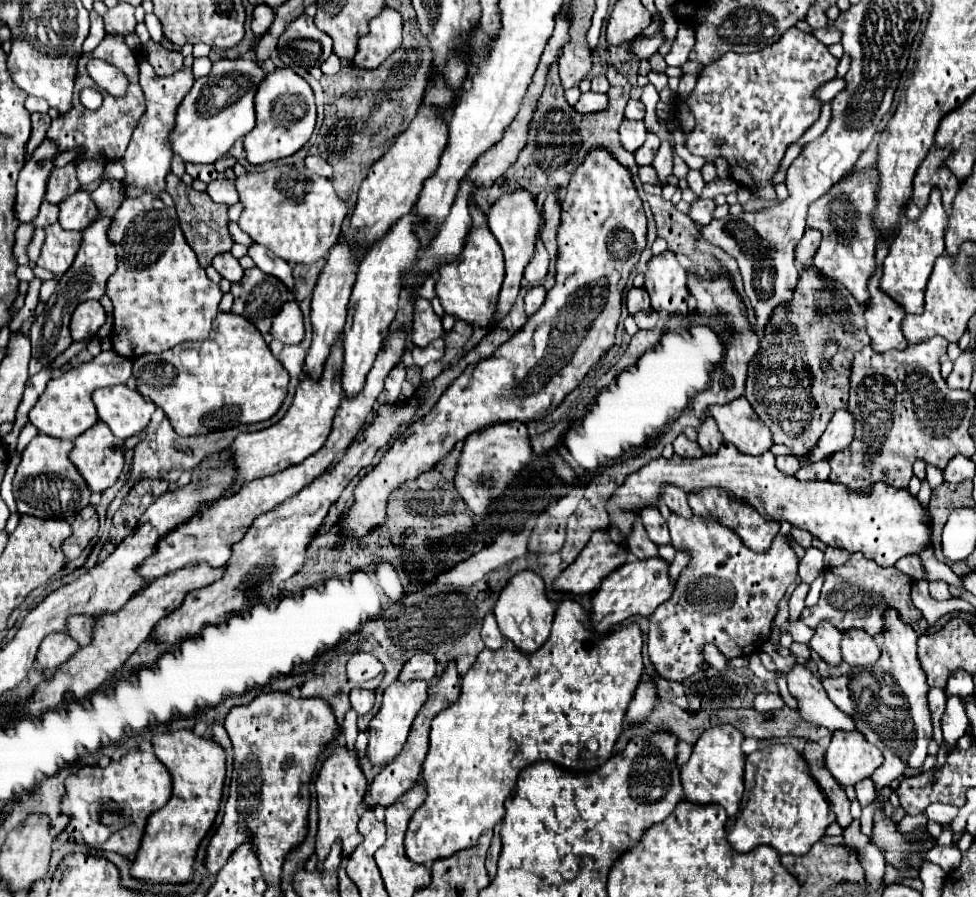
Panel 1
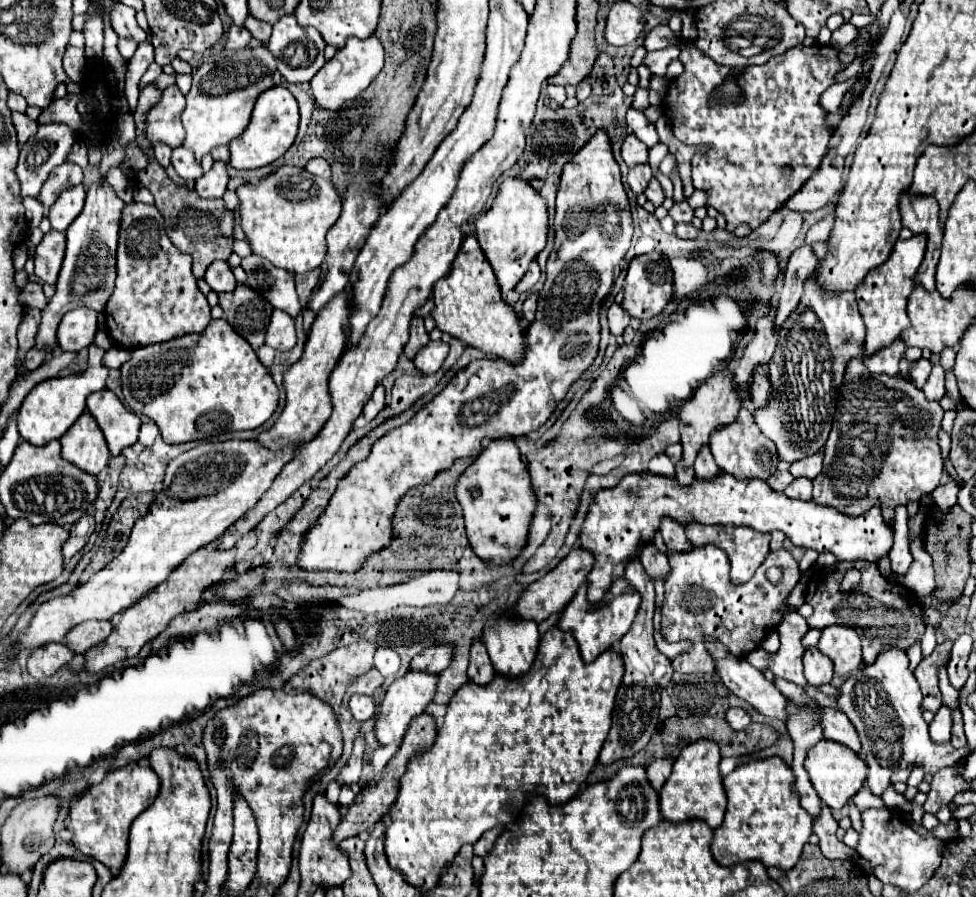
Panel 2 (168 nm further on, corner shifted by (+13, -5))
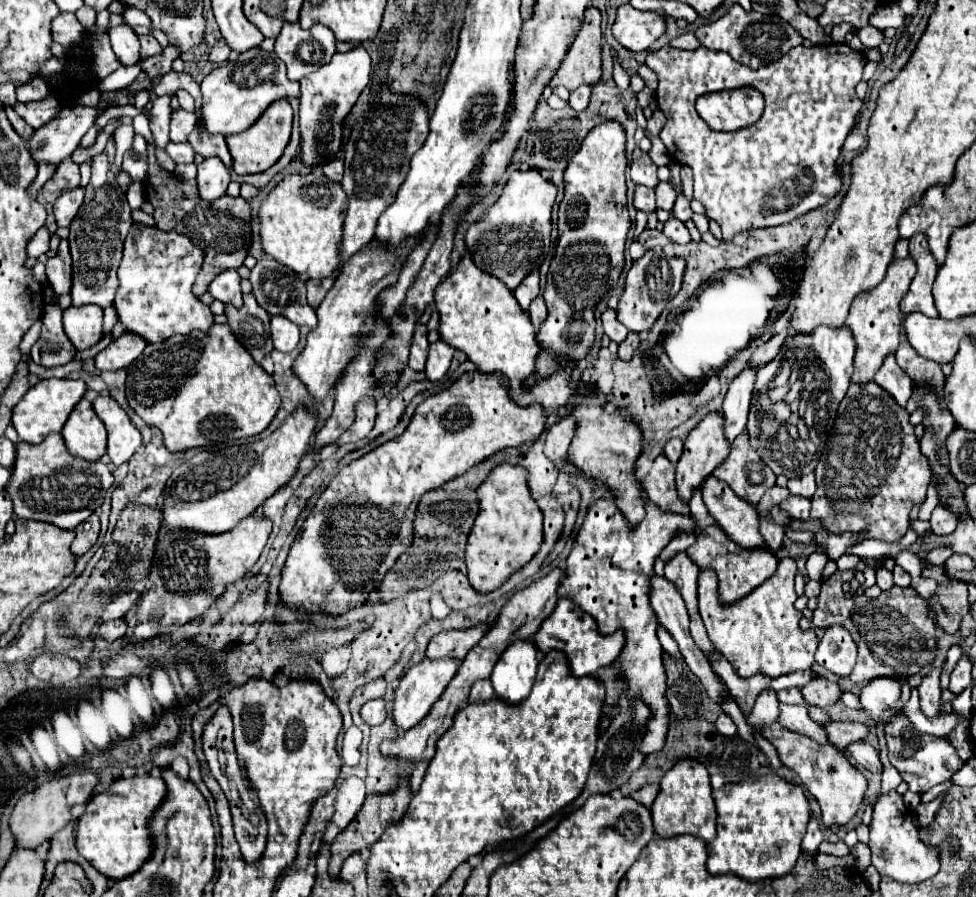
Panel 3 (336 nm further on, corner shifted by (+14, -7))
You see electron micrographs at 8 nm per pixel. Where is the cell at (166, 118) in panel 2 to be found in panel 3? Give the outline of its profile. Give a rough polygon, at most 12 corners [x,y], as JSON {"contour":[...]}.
{"contour":[[183,108],[171,112],[171,142],[187,142],[197,116]]}

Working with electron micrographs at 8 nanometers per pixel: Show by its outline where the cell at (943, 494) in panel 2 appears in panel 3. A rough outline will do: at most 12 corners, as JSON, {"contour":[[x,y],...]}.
{"contour":[[937,504],[931,516],[933,534],[951,534],[959,520]]}

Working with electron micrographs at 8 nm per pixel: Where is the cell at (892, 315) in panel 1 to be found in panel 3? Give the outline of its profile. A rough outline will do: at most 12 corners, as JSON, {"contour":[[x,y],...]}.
{"contour":[[889,354],[873,378],[901,406],[907,404],[913,380]]}

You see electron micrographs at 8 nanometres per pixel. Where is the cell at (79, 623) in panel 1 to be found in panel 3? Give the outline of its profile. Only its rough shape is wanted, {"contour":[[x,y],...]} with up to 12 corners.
{"contour":[[123,618],[101,622],[99,638],[115,642],[125,636]]}

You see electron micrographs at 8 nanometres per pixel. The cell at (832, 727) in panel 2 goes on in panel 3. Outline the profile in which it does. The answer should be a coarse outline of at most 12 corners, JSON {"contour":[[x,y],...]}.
{"contour":[[865,740],[845,750],[857,764],[871,772],[881,770],[879,752]]}

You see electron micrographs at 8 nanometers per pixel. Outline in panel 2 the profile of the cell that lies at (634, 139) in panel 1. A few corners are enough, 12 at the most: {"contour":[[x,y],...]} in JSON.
{"contour":[[634,134],[622,144],[628,166],[648,162],[648,146]]}

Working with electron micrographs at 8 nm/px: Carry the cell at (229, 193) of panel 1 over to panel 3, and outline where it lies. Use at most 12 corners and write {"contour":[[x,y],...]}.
{"contour":[[221,158],[197,166],[197,186],[205,200],[217,200],[231,182]]}

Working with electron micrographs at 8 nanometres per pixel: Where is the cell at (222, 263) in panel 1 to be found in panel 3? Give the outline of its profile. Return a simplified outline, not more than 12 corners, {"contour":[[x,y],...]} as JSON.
{"contour":[[223,270],[209,286],[215,300],[241,306],[237,270]]}

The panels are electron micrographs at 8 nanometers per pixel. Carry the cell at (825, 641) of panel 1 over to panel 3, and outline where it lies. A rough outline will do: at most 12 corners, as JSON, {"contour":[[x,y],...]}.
{"contour":[[821,676],[801,692],[809,704],[833,706],[841,688]]}

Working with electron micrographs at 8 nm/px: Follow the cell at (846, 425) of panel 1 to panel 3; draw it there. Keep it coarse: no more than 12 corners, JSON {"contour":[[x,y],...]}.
{"contour":[[815,474],[791,478],[791,494],[811,498]]}

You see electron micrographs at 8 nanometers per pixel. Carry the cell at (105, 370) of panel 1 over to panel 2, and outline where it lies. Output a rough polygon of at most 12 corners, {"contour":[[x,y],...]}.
{"contour":[[88,348],[88,370],[36,384],[18,410],[20,436],[42,446],[106,388],[104,350]]}

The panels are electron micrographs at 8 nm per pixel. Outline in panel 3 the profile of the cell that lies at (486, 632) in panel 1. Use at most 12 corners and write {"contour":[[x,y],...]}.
{"contour":[[491,680],[471,686],[469,702],[483,702],[495,696]]}

